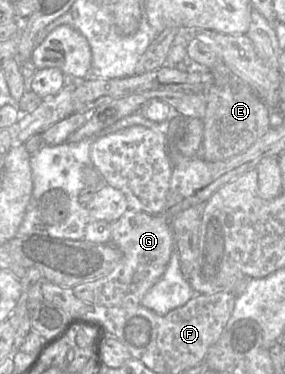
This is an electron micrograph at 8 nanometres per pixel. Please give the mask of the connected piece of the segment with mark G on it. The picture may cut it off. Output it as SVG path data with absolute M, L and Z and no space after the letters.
M128 209L111 225L111 244L122 252L115 268L107 275L72 288L74 295L87 303L127 307L141 305L145 294L163 276L169 263L175 239L170 221L160 214Z

